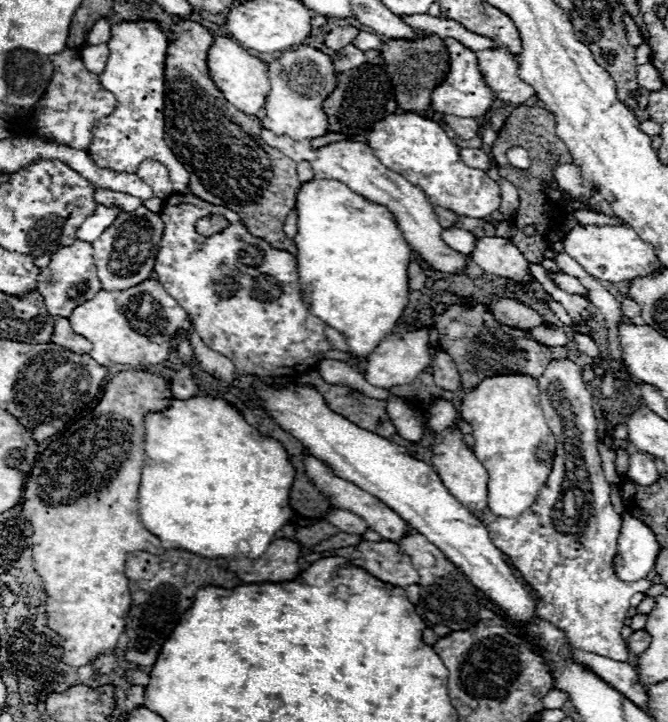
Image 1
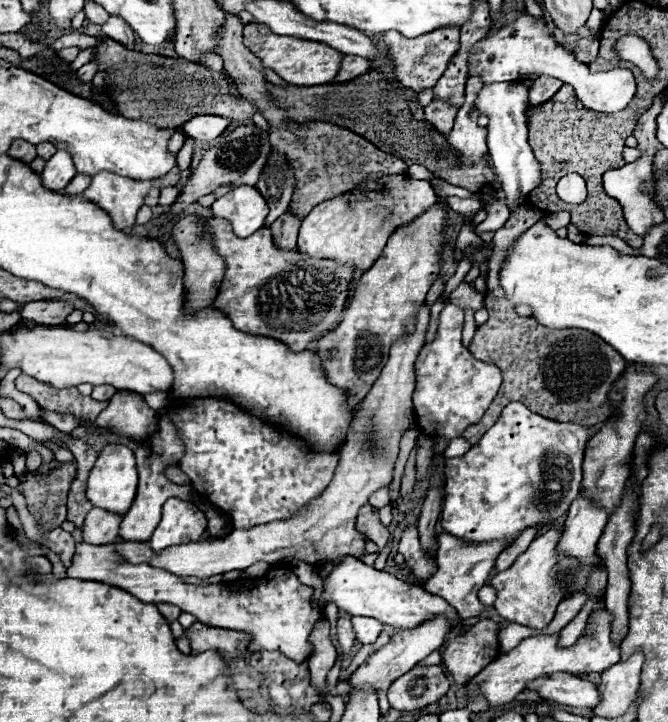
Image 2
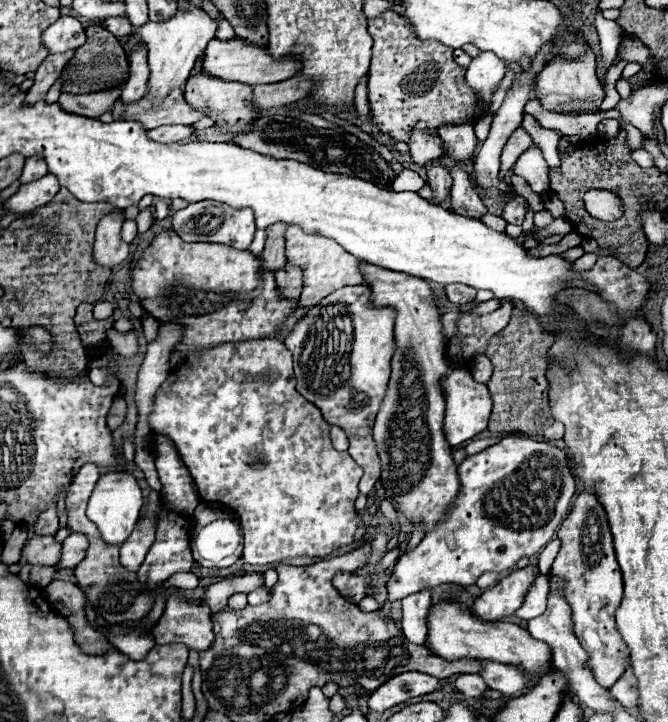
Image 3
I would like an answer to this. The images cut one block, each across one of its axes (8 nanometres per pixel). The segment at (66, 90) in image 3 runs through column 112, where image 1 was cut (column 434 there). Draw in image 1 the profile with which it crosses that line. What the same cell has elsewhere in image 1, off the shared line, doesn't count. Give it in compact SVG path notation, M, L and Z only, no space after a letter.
M426 36L418 38L416 42L406 40L386 40L380 48L380 62L384 64L384 70L390 74L390 80L394 82L396 90L396 102L398 108L404 112L424 112L430 106L430 94L432 90L444 80L448 72L448 54L442 38L438 36Z

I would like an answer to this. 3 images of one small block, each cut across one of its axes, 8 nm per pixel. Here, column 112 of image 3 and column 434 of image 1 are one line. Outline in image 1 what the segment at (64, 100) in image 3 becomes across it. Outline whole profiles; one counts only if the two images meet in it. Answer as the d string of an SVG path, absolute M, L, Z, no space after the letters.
M444 38L444 42L446 42L446 50L450 54L450 74L446 74L442 86L436 86L432 90L434 108L440 114L454 114L454 116L462 116L462 118L484 116L494 102L494 94L488 90L488 86L482 80L482 74L478 70L476 54L454 38Z

